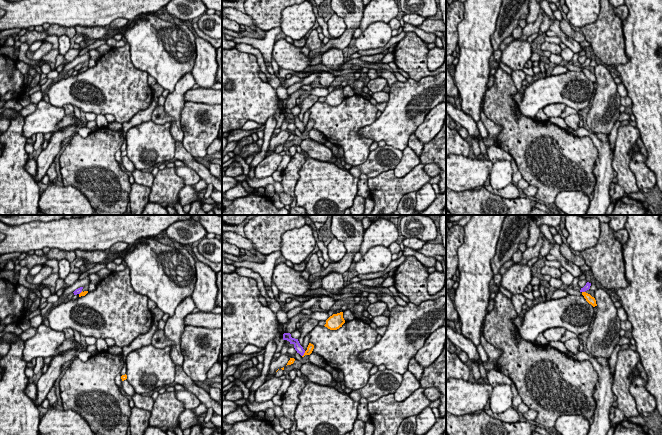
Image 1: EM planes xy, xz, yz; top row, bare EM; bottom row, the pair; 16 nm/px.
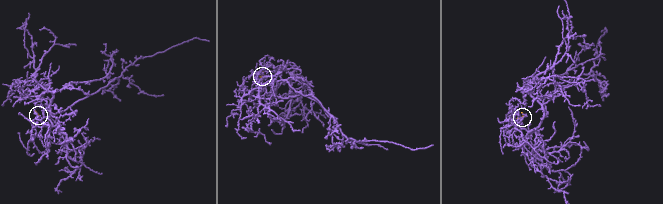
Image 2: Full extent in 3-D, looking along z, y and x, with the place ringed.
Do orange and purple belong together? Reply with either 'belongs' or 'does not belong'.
does not belong

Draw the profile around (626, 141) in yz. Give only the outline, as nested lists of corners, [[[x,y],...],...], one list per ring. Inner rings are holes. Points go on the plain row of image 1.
[[[629,124],[618,128],[612,167],[617,172],[618,184],[628,195],[640,191],[635,175],[629,167],[631,151],[640,152],[640,147],[637,144],[639,138],[641,137],[637,127]]]

